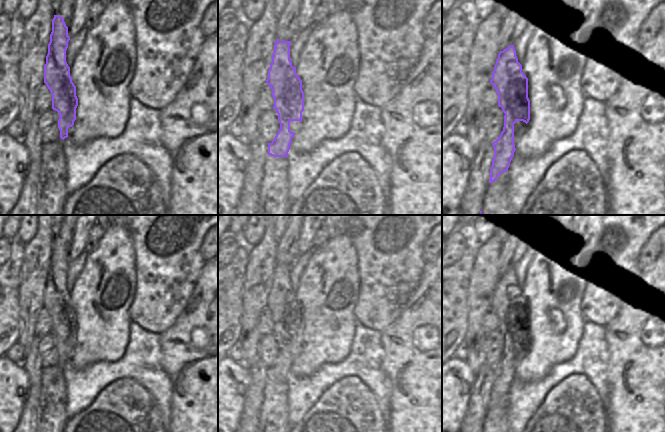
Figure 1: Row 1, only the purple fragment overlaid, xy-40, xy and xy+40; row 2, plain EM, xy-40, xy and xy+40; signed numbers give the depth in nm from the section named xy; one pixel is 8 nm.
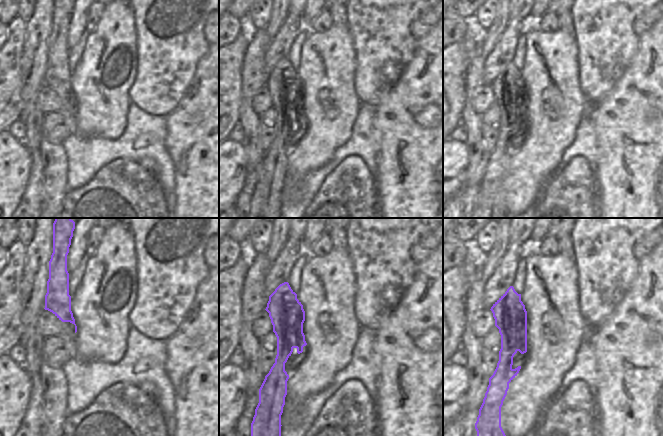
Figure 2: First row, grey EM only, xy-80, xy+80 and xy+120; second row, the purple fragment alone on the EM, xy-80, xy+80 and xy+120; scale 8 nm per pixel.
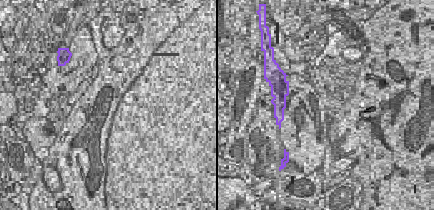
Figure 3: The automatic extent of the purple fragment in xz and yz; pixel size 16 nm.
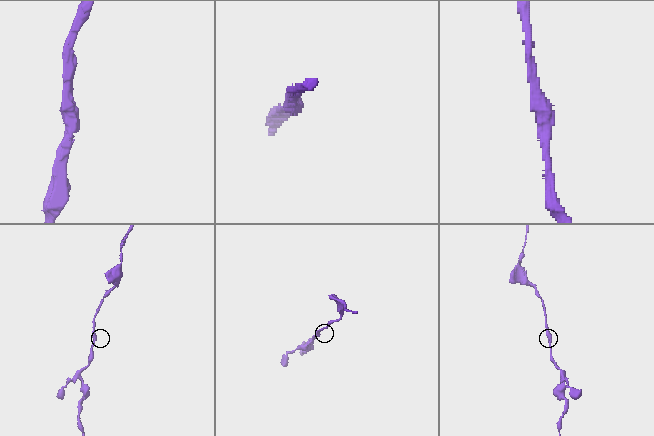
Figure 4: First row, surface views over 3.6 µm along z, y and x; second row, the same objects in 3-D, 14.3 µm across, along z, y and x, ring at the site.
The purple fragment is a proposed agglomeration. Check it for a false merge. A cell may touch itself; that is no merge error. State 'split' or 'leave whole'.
leave whole

